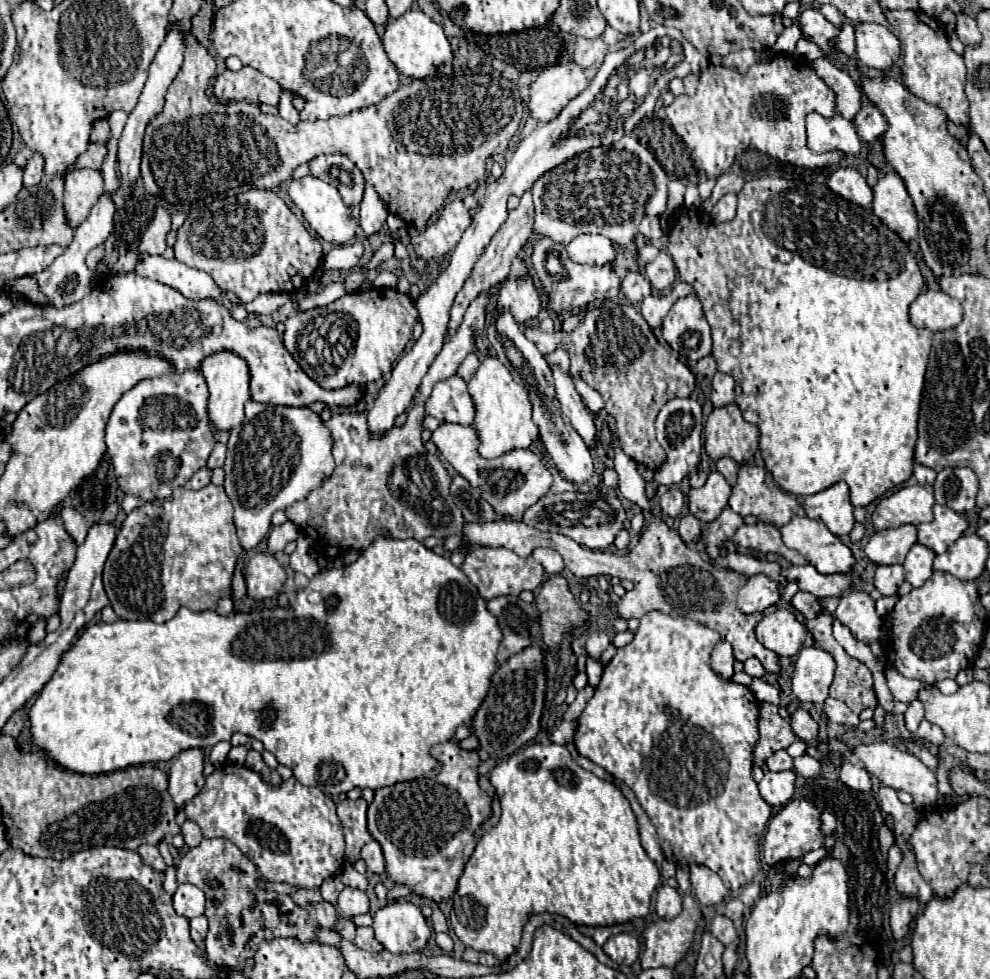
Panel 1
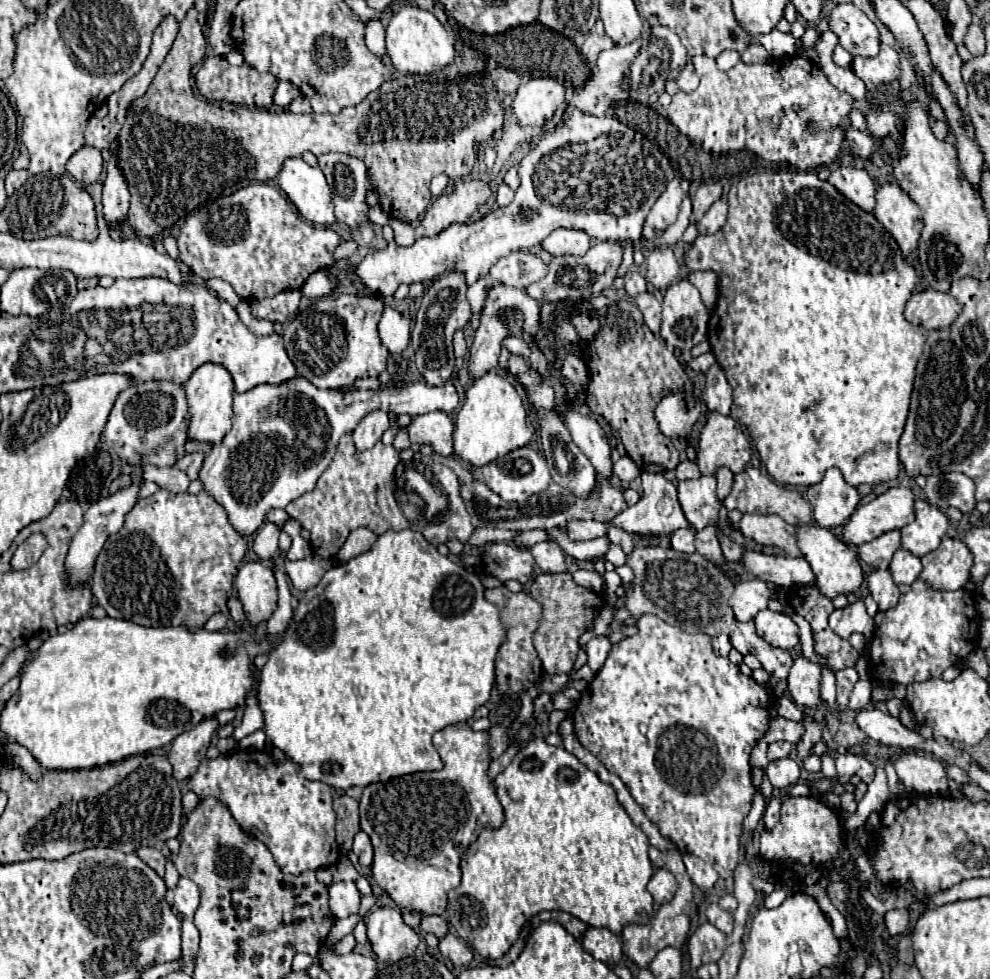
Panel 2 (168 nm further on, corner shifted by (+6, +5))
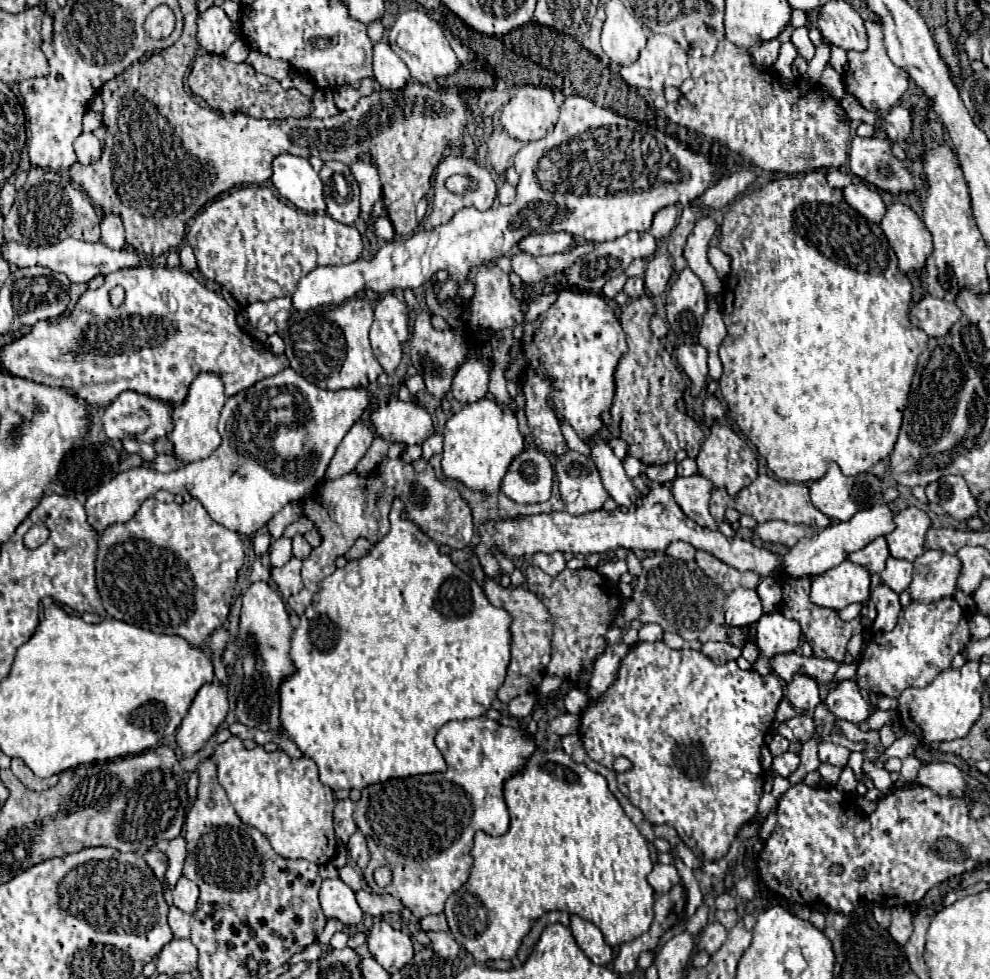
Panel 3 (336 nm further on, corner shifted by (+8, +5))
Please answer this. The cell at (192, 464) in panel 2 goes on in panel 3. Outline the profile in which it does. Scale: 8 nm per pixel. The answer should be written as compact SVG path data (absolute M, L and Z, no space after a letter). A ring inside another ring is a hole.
M156 455L152 461L144 463L144 467L152 467L152 469L156 469L156 471L160 471L160 473L176 471L176 469L180 469L182 465L184 465L184 463L178 461L178 459L172 457L172 455Z

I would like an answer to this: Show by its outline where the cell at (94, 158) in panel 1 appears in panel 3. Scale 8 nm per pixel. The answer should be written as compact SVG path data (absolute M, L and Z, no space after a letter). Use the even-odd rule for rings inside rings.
M86 111L82 125L84 125L84 131L94 131L102 125L102 115L96 115L94 111Z

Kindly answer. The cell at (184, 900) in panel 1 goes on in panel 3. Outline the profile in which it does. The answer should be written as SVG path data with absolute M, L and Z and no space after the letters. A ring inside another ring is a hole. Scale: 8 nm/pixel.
M180 877L176 883L176 889L172 891L174 895L174 907L182 909L184 913L192 913L198 901L198 887L186 877Z

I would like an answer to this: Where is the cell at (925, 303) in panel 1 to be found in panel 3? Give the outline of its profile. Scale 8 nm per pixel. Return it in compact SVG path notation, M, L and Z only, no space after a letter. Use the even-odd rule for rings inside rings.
M926 295L910 309L910 321L928 333L928 337L944 337L960 319L960 309L952 301Z

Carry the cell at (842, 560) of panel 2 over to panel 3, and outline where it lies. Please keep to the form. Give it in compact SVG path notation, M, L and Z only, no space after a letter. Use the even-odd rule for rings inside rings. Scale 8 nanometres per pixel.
M842 561L838 567L824 575L812 577L810 599L818 607L840 611L850 603L864 603L870 597L870 573L850 561Z

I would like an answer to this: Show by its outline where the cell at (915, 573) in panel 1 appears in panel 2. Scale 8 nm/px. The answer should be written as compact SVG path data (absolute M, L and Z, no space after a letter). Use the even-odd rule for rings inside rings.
M898 549L894 553L894 557L892 557L890 571L892 571L892 577L894 577L894 583L896 585L900 585L900 583L912 585L916 581L916 577L920 575L920 571L922 571L920 557L912 555L906 549Z

